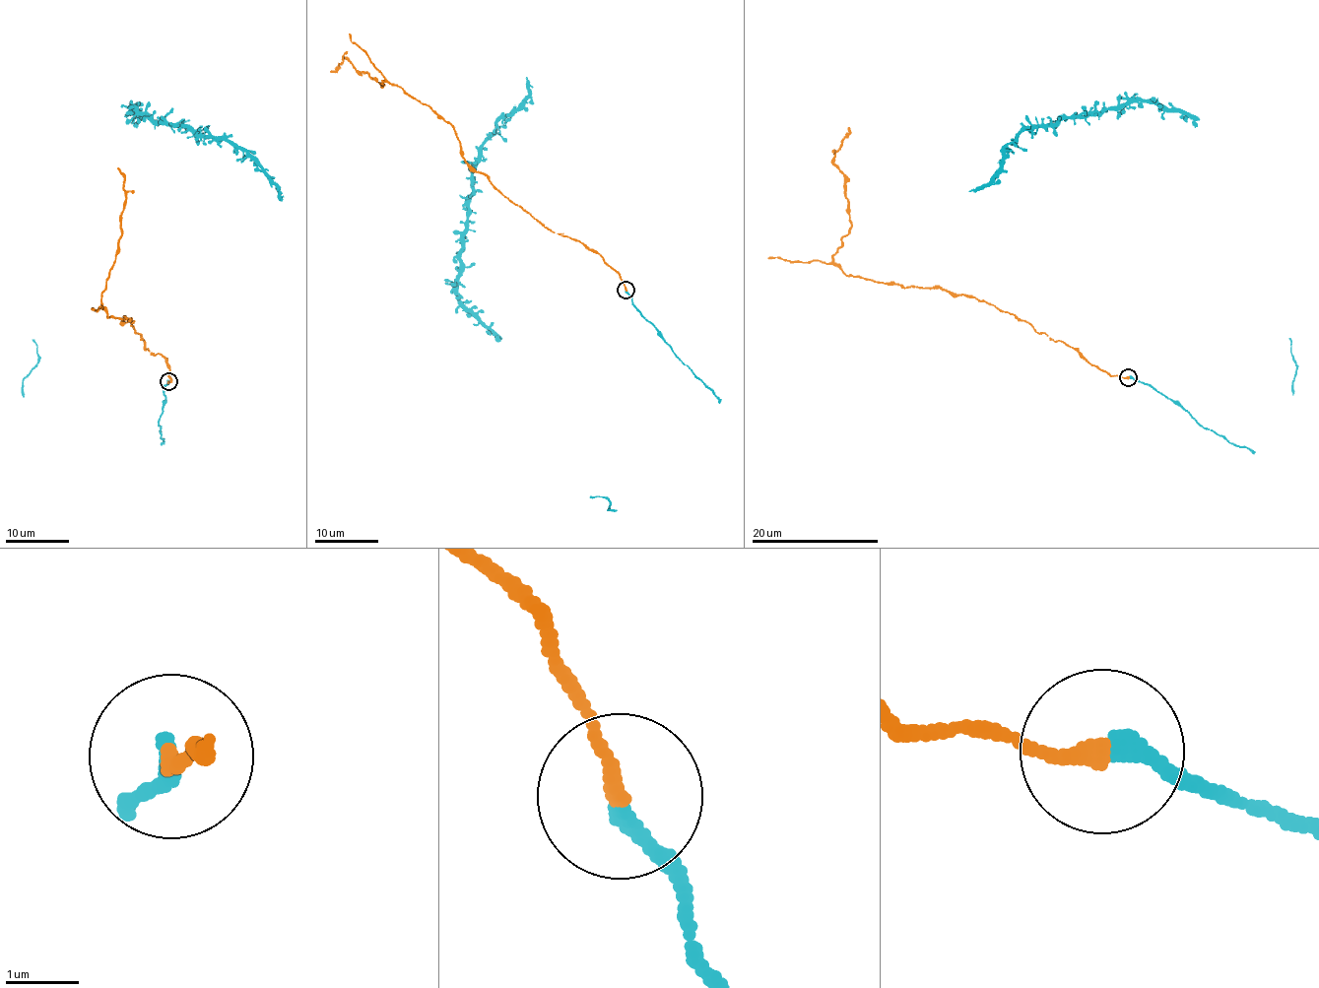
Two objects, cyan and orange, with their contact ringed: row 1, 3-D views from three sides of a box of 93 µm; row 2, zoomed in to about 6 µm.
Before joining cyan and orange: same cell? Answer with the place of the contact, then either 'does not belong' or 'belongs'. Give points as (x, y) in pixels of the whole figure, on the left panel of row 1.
at (168, 381); belongs

